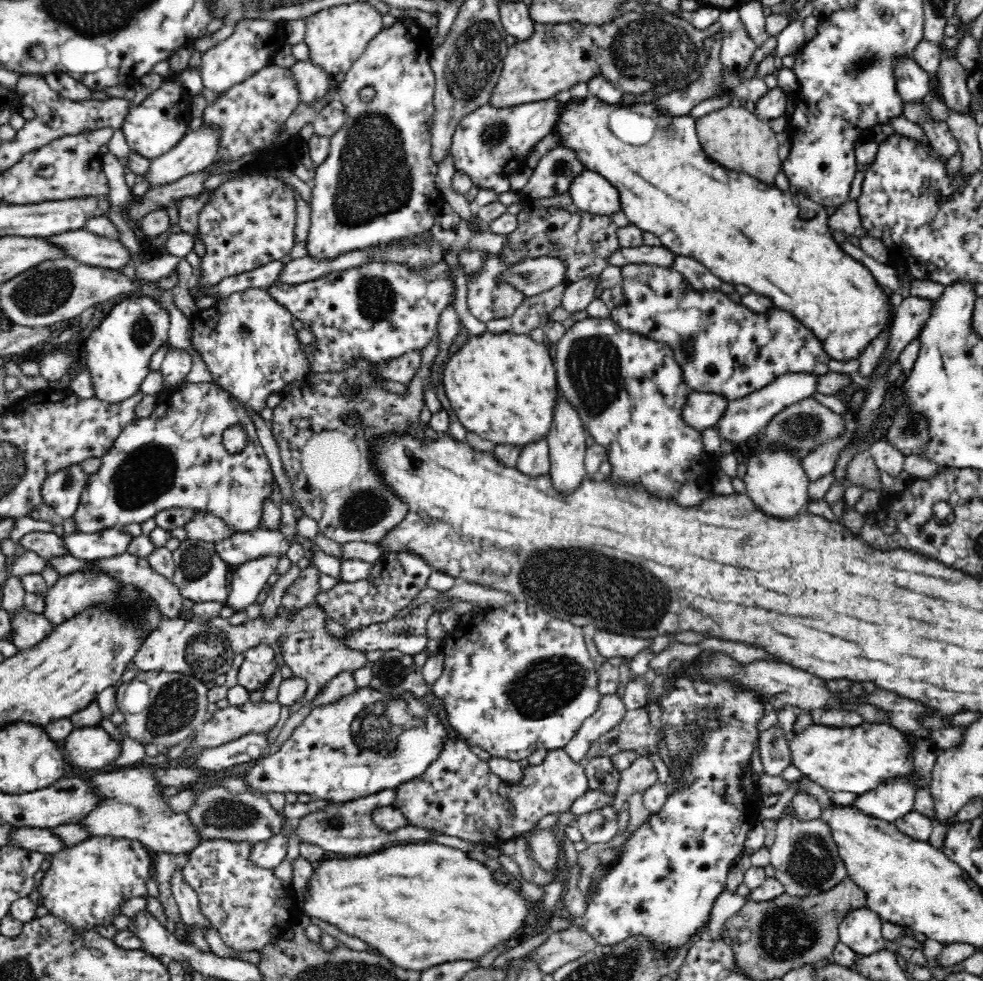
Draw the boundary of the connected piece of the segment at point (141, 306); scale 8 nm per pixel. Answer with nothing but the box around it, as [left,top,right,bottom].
[83,293,170,403]

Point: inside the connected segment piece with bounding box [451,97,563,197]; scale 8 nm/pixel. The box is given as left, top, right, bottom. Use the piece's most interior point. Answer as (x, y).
(489, 144)

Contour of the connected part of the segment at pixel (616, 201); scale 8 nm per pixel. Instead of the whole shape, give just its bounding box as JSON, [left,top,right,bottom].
[568,169,622,216]

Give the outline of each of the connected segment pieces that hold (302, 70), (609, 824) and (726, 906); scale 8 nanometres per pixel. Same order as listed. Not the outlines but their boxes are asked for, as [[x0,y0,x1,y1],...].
[[290,61,328,104],[577,809,619,842],[704,888,747,940]]

